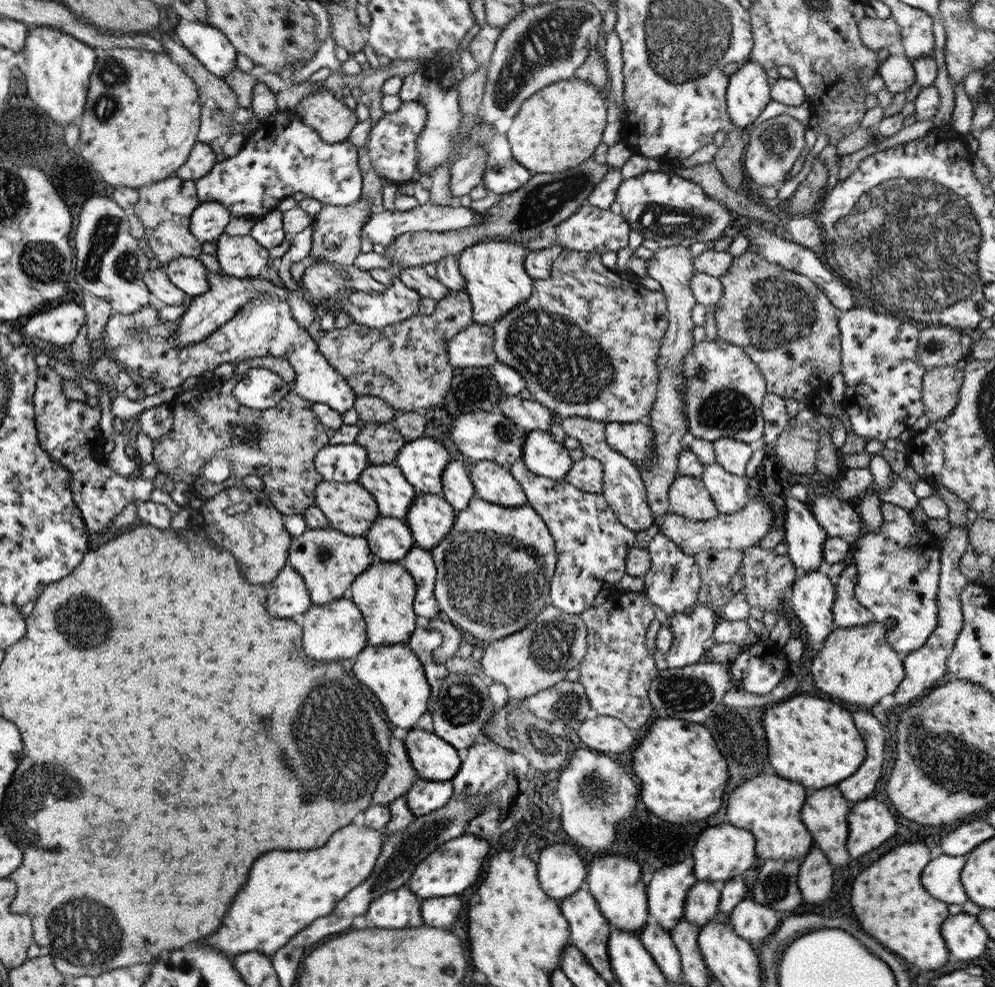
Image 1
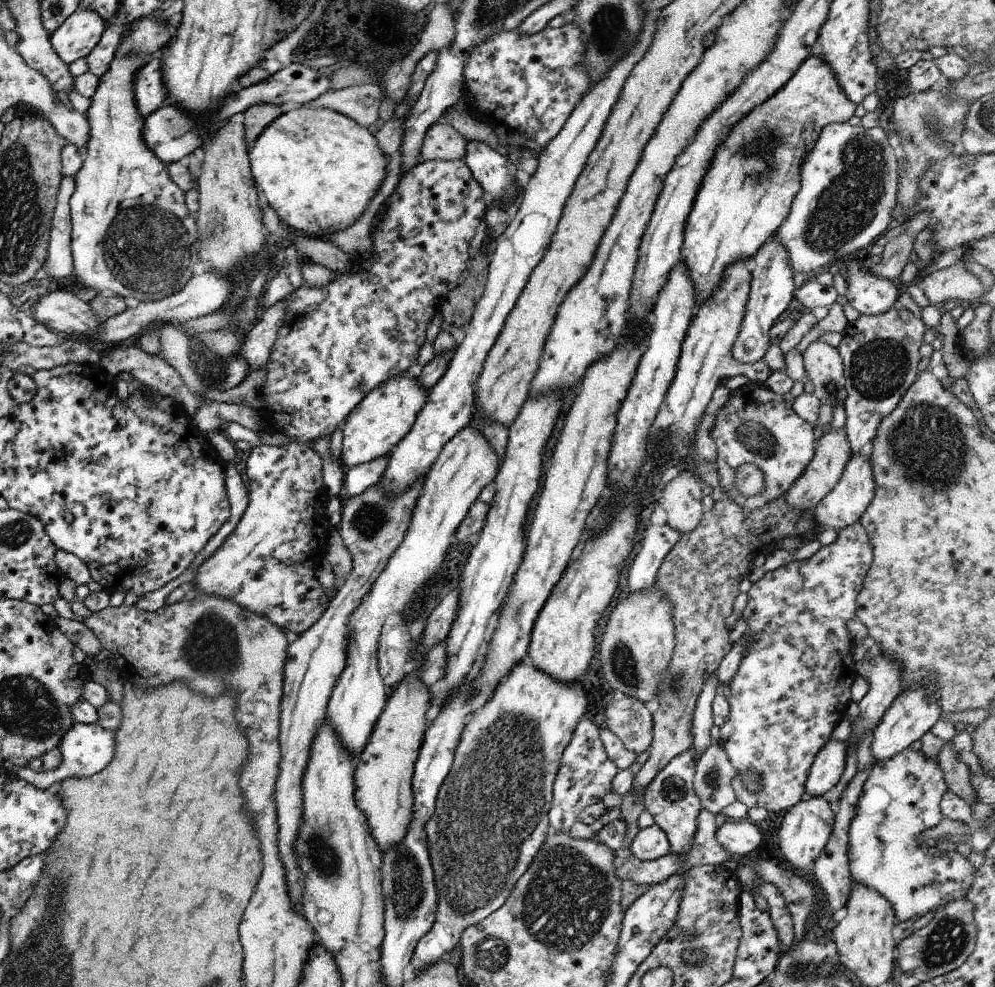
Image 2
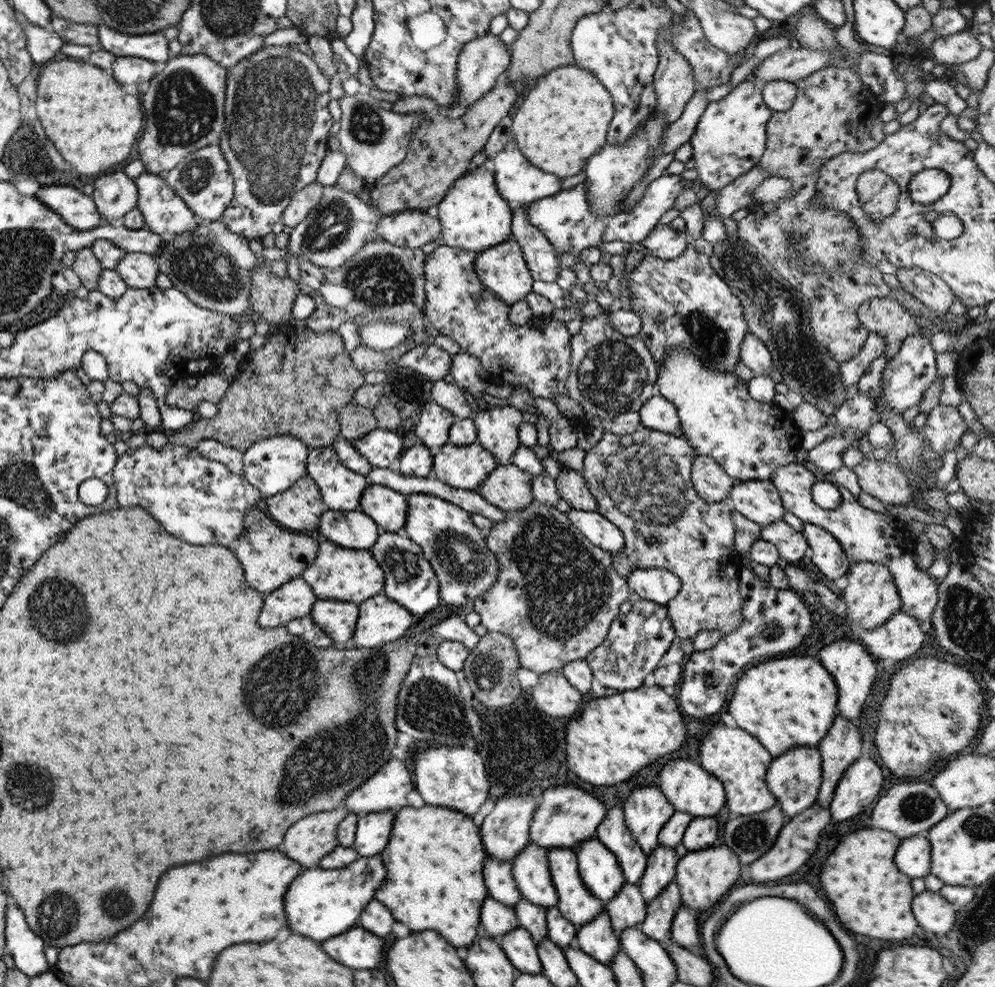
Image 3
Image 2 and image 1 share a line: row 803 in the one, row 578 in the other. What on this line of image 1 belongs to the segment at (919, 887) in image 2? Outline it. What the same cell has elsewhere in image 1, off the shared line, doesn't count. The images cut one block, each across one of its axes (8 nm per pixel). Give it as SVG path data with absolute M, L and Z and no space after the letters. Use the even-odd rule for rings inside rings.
M881 502L879 512L881 513L879 530L875 532L863 526L857 537L848 541L850 551L846 560L856 568L854 594L857 602L873 614L874 622L885 628L885 642L901 657L905 657L909 652L923 646L923 642L936 626L940 544L924 524L913 522L907 509Z

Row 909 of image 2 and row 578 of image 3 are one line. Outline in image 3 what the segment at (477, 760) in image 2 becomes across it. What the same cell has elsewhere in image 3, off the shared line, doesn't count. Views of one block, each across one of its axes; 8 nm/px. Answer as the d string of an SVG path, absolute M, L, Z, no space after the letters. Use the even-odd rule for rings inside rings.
M427 493L406 495L407 514L401 533L415 542L438 580L439 596L450 606L473 602L497 580L497 559L487 549L481 531L473 525L468 513L457 505Z

